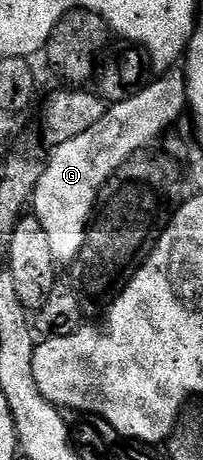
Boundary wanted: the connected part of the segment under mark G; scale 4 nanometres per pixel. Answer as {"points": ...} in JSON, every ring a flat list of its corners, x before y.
{"points":[[177,66,171,67,166,73,152,79,137,96,129,100,112,103,101,120,93,124,88,131,83,132,73,140,67,140,52,149,50,160,44,165,41,179,35,185,31,208,34,217,38,218,41,226,48,235,48,243,52,249,53,258,60,265,69,262,74,263,83,250,84,240,87,238,87,227,94,213,95,202,100,189,111,178,111,174,117,170,129,158,146,149,159,134,163,133,182,112,187,105,187,78,186,73]]}

